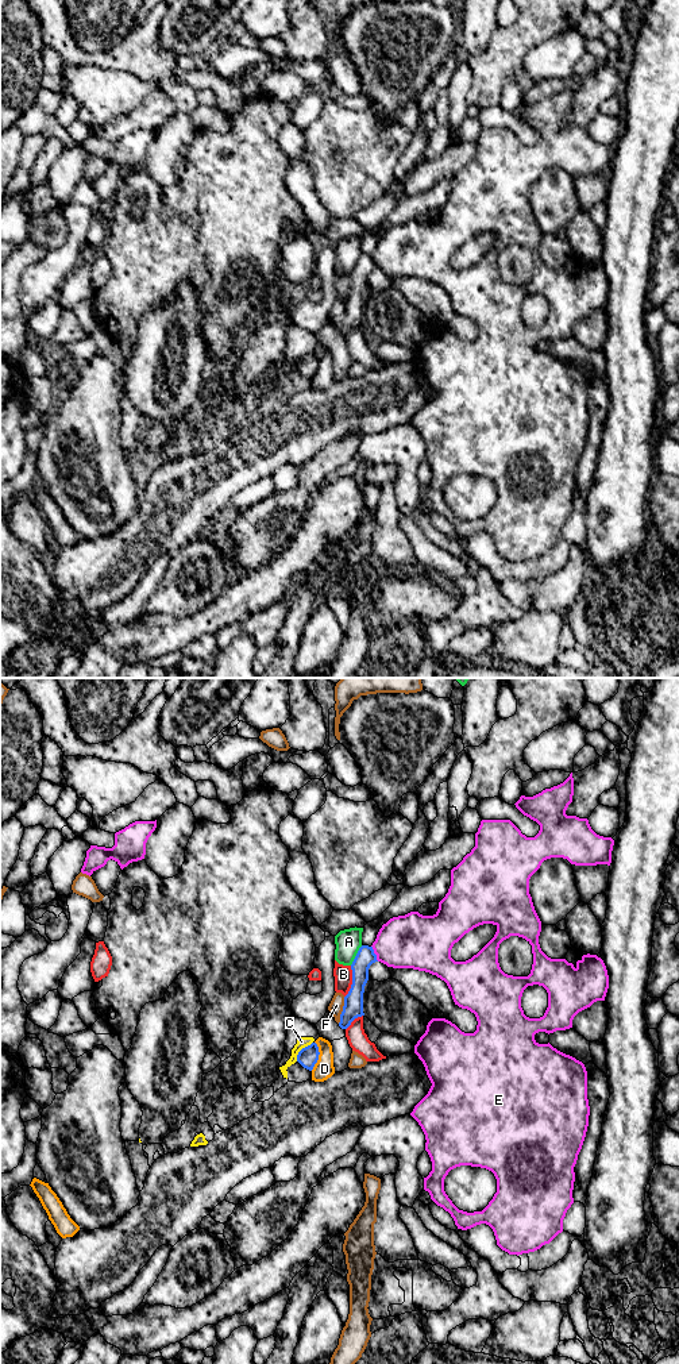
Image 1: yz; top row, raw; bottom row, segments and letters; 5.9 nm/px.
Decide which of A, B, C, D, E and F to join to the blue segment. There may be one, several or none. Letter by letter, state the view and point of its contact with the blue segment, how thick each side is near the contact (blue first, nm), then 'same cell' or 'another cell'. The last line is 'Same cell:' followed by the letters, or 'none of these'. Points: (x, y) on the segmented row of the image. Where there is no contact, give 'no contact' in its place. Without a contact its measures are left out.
A: yz (357, 955) | 110/150 nm | another cell
B: yz (352, 982) | 120/110 nm | another cell
C: yz (301, 1050) | 120/60 nm | another cell
D: yz (317, 1056) | 120/120 nm | another cell
E: yz (374, 954) | 110/320 nm | another cell
F: yz (343, 1010) | 120/80 nm | another cell
Same cell: none of these

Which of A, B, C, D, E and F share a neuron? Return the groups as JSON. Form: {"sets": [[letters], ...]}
{"sets": [["A"], ["B"], ["C", "D"], ["E"], ["F"]]}

